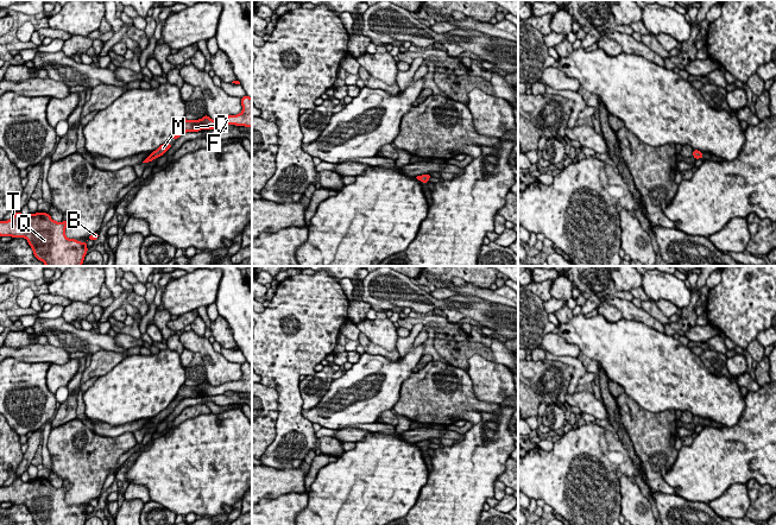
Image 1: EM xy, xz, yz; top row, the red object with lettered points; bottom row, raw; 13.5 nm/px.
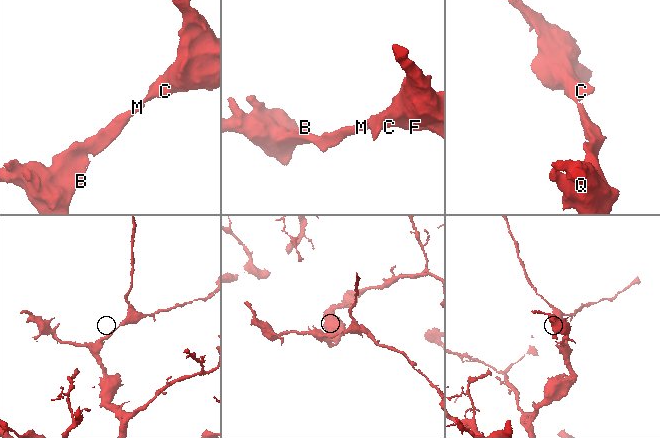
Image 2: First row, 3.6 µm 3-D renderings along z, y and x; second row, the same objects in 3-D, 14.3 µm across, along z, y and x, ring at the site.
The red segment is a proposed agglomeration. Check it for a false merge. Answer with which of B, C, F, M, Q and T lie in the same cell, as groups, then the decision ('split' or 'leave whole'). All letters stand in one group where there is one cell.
B C F M Q T | leave whole

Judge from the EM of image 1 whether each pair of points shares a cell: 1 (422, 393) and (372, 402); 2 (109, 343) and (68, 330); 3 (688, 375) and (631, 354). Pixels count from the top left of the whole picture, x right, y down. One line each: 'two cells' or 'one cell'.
1: two cells
2: one cell
3: one cell

